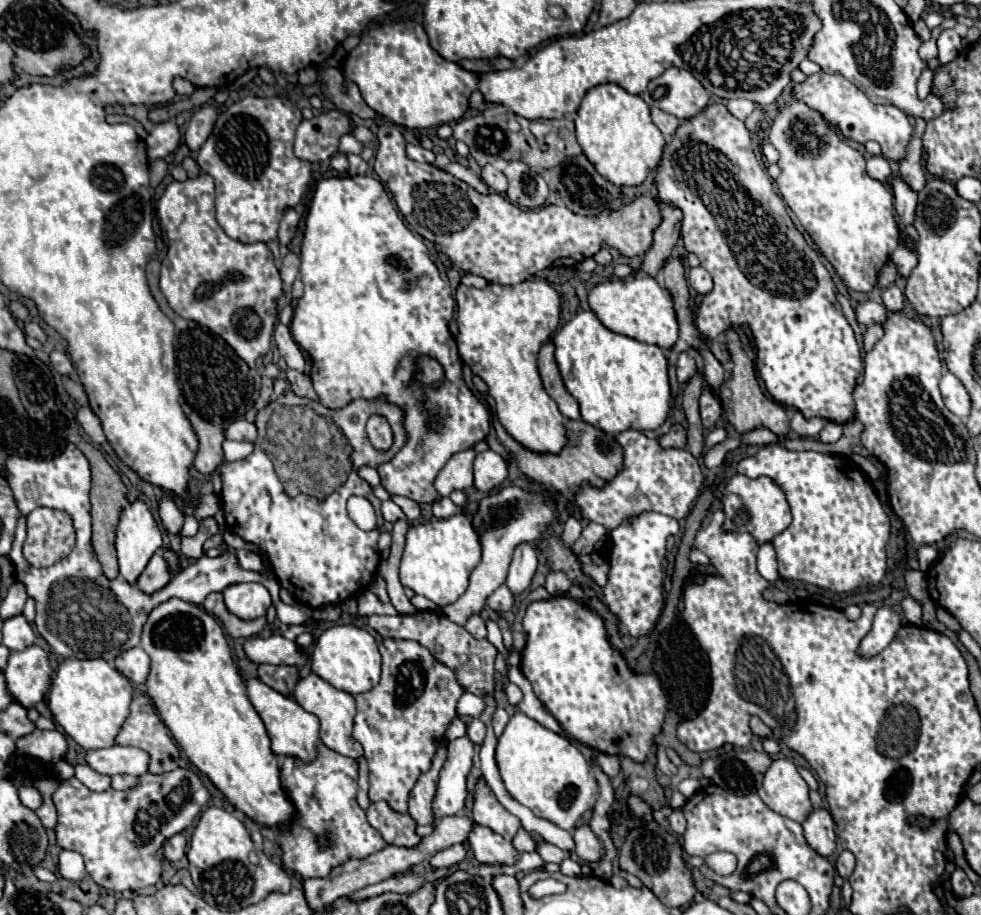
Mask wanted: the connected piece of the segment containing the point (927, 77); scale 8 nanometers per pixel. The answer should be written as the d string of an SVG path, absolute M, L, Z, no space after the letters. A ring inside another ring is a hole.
M924 69L924 73L920 75L920 81L918 81L918 97L924 99L930 95L930 85L932 85L932 69Z

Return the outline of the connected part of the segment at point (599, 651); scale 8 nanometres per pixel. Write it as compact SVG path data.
M554 595L528 605L524 615L526 647L520 671L560 727L582 745L644 763L666 713L666 693L656 675L632 671L606 635L606 621L570 595Z

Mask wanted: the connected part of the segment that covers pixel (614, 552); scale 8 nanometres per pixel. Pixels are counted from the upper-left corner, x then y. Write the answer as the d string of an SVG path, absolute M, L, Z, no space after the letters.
M644 513L638 519L630 519L628 525L622 525L614 531L610 531L610 575L608 585L602 587L602 601L610 607L612 613L620 617L620 631L622 635L646 635L654 623L658 621L662 607L664 607L664 595L662 595L662 561L666 557L666 539L670 535L676 535L680 531L680 525L676 519L662 515L662 513Z

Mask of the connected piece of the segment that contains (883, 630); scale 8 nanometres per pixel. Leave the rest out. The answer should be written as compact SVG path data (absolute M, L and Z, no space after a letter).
M898 605L894 607L880 607L874 615L872 629L870 633L860 641L858 653L860 657L876 657L878 653L882 653L890 641L894 639L894 633L900 629L902 621L902 611Z

